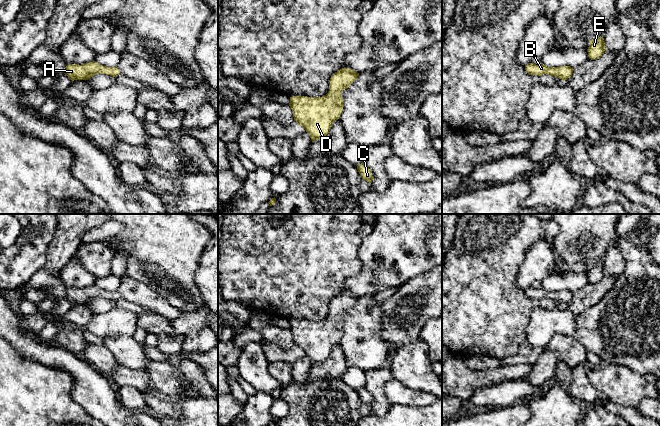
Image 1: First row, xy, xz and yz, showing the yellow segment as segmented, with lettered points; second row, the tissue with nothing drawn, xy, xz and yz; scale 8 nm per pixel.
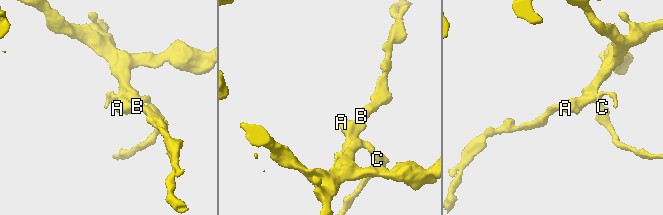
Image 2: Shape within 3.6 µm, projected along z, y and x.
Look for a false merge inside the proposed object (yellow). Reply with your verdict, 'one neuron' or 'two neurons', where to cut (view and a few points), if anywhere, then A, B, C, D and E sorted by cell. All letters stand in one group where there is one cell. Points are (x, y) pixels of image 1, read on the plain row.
one neuron | no cut | A B C D E

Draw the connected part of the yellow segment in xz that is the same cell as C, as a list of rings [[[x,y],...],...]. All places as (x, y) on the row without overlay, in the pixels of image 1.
[[[361,387],[357,390],[357,393],[361,402],[371,408],[373,400],[372,400],[372,395],[369,393],[369,391],[365,387]]]

